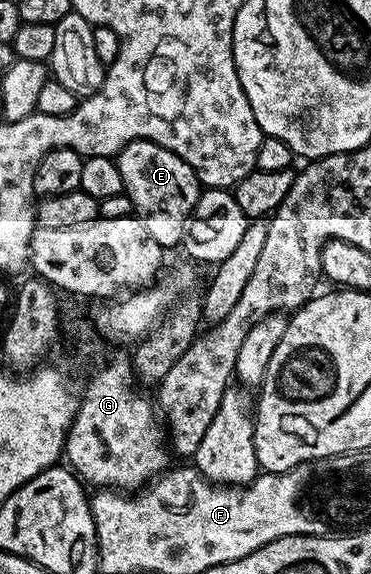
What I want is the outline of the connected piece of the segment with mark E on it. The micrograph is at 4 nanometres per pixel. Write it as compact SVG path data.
M132 140L116 157L117 169L123 178L124 195L131 198L135 215L151 233L151 238L159 242L163 250L170 250L185 238L188 224L203 185L197 179L195 170L179 154L167 150L150 140Z

